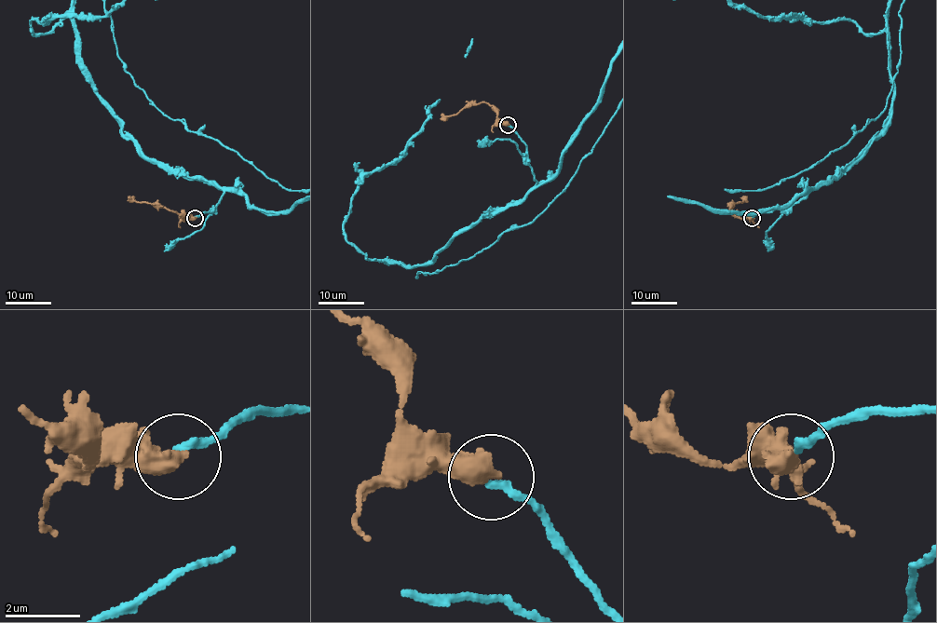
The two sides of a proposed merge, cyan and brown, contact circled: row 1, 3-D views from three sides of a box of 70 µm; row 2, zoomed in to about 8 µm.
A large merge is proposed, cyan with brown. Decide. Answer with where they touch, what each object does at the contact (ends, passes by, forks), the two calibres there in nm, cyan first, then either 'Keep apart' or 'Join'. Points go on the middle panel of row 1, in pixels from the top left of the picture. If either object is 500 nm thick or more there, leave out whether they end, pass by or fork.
Place: (508, 125). Thickness 220 nm (cyan) against 600 nm. Join

